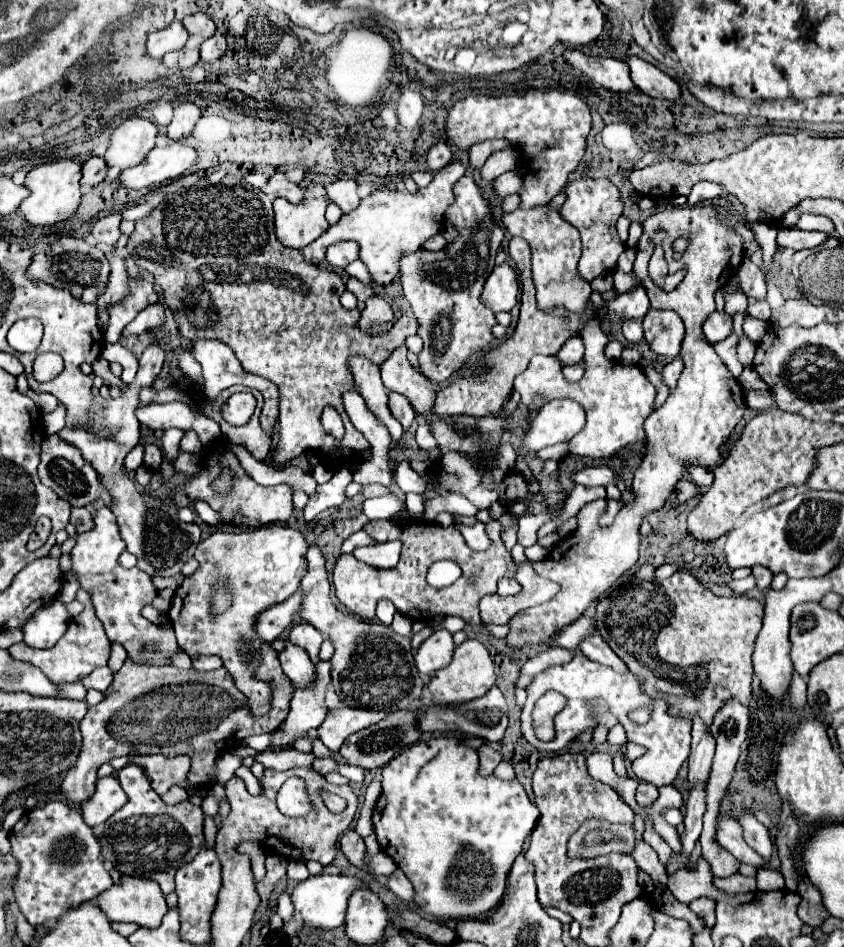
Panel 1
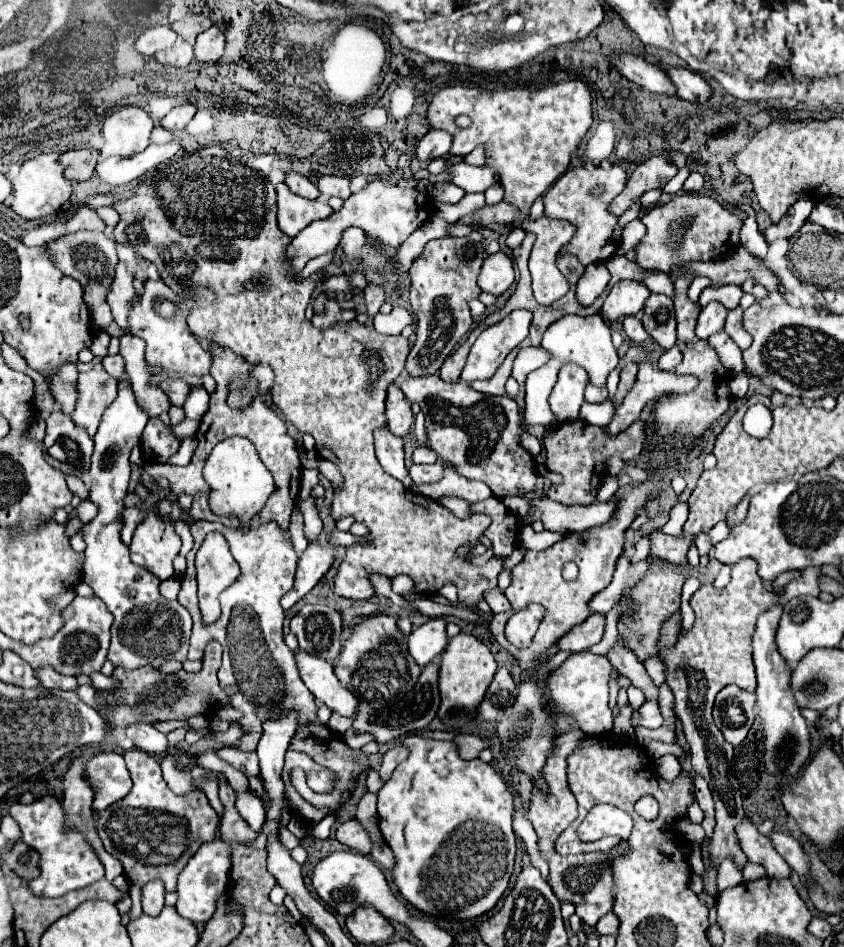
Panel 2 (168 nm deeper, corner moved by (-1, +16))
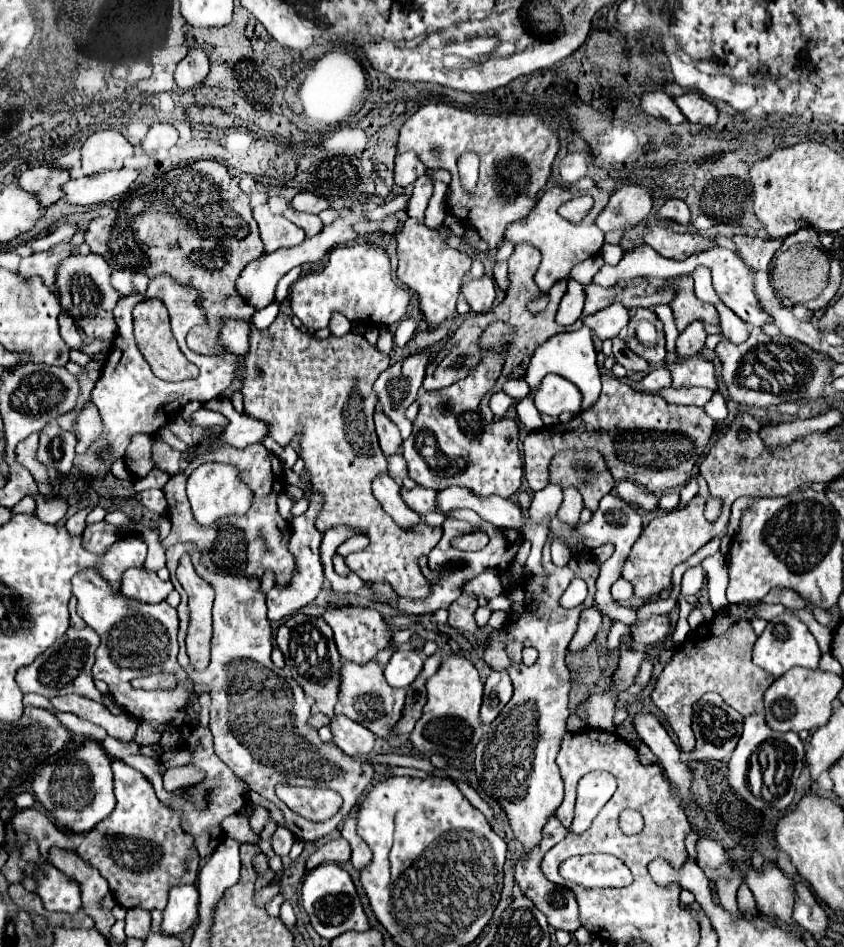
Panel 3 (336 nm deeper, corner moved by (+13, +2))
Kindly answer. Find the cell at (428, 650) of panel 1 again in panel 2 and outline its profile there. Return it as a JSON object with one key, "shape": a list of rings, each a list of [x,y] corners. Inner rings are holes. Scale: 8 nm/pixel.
{"shape":[[[433,618],[413,630],[407,638],[409,652],[419,666],[427,666],[435,656],[439,656],[447,646],[447,622],[443,618]]]}

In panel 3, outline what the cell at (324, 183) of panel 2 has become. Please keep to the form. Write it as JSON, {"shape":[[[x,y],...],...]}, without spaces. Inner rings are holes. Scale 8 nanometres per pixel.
{"shape":[[[301,192],[291,200],[293,210],[297,212],[309,212],[309,214],[319,214],[321,210],[325,210],[329,206],[329,202],[321,196],[315,196],[311,192]]]}

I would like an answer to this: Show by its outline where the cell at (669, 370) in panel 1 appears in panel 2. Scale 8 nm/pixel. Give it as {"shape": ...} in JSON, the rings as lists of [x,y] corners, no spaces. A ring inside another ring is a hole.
{"shape":[[[677,346],[665,350],[665,354],[659,358],[659,368],[661,370],[673,370],[681,362],[681,350]]]}

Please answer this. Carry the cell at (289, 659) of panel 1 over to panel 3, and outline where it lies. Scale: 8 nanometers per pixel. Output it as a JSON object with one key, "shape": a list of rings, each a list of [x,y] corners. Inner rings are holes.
{"shape":[[[335,716],[335,720],[331,722],[331,732],[333,732],[333,742],[349,756],[369,754],[375,748],[377,736],[365,726],[345,716]]]}

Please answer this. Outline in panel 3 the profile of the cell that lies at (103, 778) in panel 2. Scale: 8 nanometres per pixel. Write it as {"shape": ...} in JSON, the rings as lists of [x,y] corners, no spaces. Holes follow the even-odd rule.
{"shape":[[[85,740],[77,750],[69,752],[55,764],[43,764],[31,782],[31,790],[49,816],[73,834],[89,832],[115,808],[111,762],[97,740]]]}

